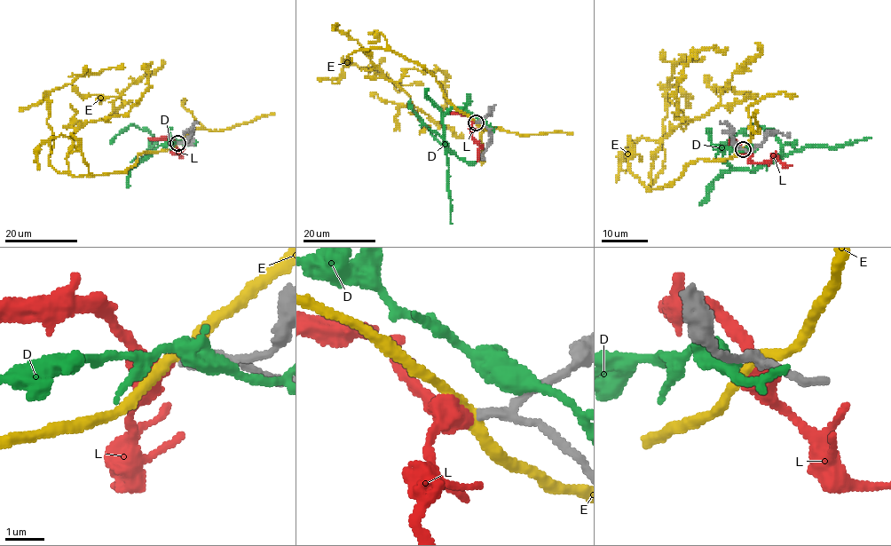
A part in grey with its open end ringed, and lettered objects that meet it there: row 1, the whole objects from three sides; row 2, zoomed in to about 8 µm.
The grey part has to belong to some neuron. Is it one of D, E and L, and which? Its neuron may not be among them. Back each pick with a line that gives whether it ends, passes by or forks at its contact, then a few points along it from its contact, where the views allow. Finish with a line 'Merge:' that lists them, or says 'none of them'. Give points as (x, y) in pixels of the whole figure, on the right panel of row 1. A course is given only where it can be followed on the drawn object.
L: it passes by; course (742, 148), (753, 162), (768, 162), (773, 158), (792, 165)
Merge: L

